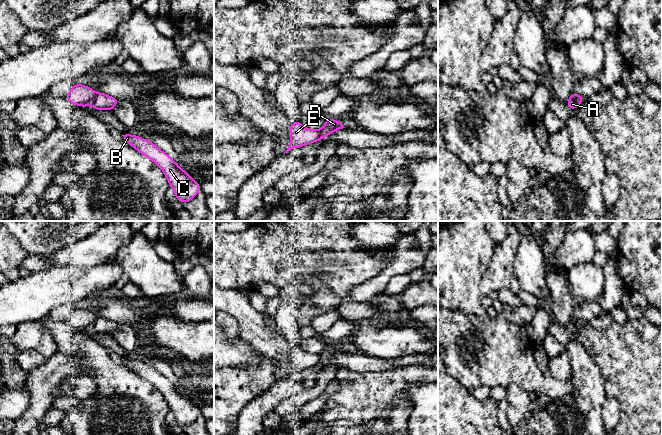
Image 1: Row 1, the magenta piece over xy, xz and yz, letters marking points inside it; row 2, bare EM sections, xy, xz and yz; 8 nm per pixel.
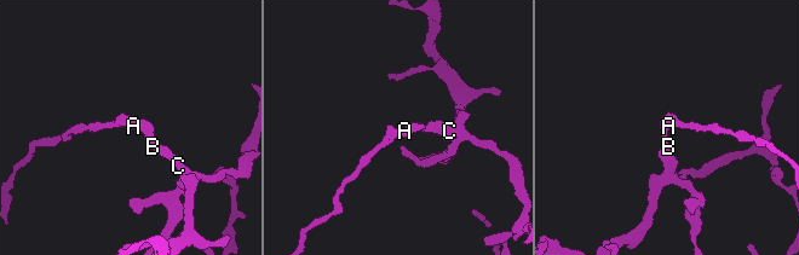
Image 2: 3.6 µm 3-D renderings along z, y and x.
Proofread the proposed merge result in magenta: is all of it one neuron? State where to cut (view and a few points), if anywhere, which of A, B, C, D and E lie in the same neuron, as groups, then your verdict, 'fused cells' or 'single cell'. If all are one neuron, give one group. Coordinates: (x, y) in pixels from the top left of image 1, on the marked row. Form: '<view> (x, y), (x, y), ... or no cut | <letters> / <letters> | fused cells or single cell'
xy (96, 93), (91, 102) | A B C D / E | fused cells

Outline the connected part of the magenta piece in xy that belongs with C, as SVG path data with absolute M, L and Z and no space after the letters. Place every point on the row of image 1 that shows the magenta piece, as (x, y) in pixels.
M125 132L122 133L122 136L124 141L128 142L147 158L150 158L161 168L180 202L186 203L190 201L201 191L200 185L186 171L182 170L173 158L156 147L152 142Z

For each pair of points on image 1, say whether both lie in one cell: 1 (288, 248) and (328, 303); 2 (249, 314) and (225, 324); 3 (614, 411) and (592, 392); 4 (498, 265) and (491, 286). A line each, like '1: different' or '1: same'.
1: different
2: different
3: different
4: same

